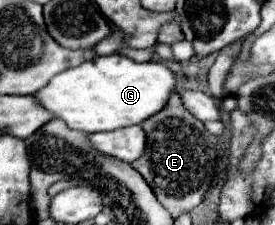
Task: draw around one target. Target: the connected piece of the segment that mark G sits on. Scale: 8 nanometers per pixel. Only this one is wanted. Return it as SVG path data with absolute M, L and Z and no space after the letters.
M108 55L94 57L92 61L84 61L78 67L58 73L44 89L34 93L34 99L70 129L96 133L140 125L166 105L174 85L174 73L162 63L136 63L124 55Z

